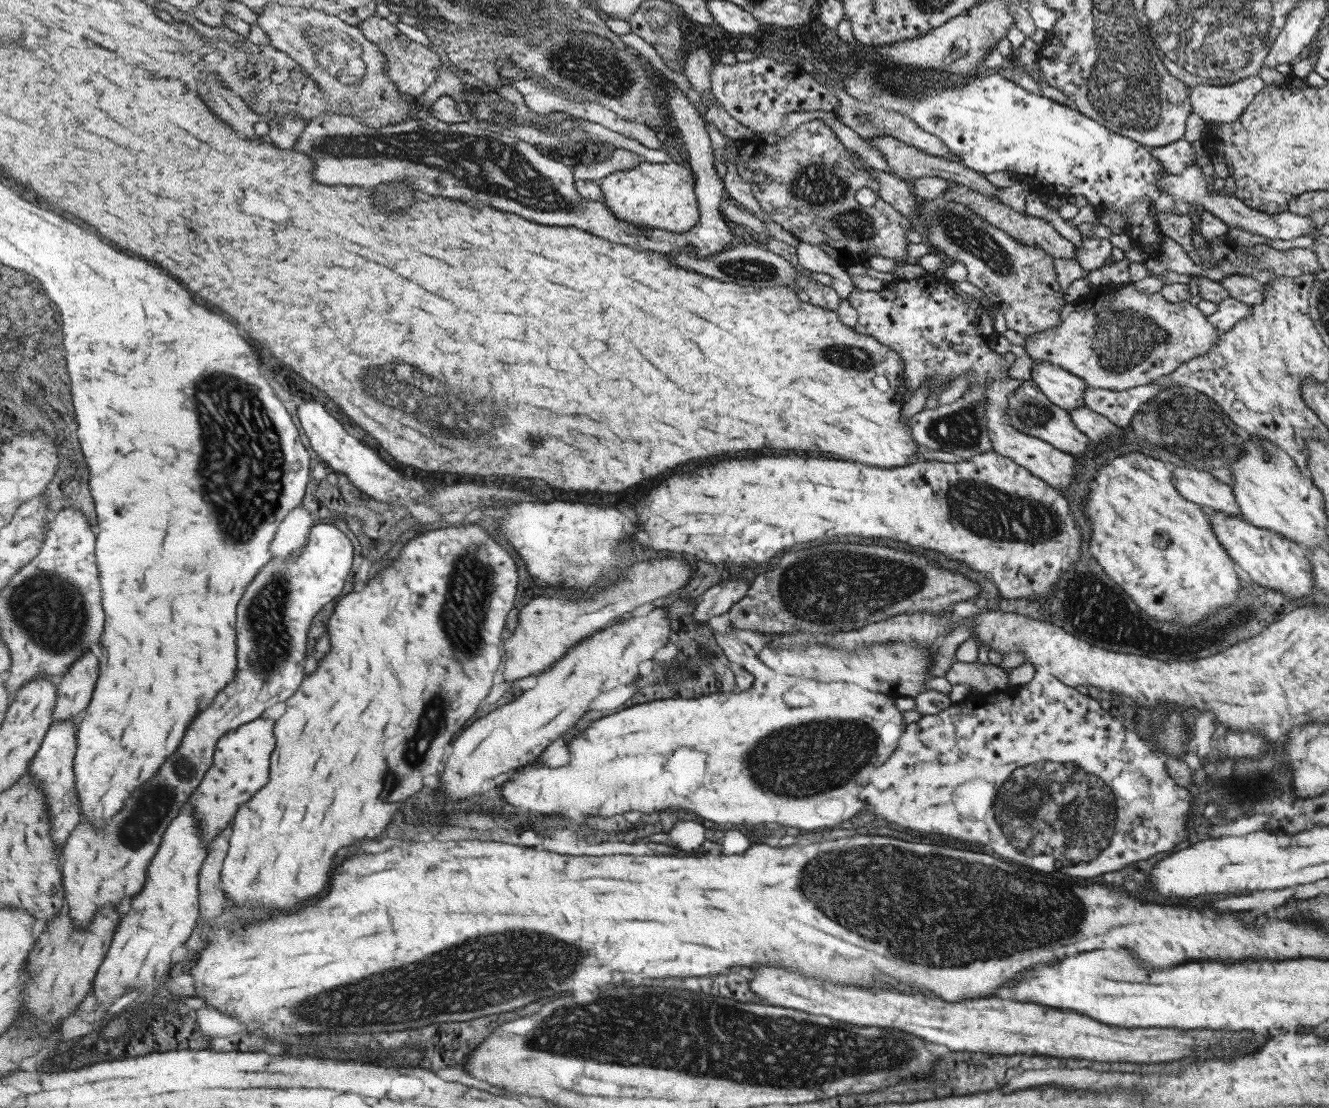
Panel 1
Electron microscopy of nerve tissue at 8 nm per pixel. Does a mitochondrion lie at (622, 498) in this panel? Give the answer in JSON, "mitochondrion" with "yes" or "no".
{"mitochondrion":"no"}

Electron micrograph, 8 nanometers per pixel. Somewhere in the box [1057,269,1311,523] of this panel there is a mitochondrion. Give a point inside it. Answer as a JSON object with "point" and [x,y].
{"point":[1201,435]}

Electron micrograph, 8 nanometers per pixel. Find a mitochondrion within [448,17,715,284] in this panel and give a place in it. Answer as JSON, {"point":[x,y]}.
{"point":[597,69]}

